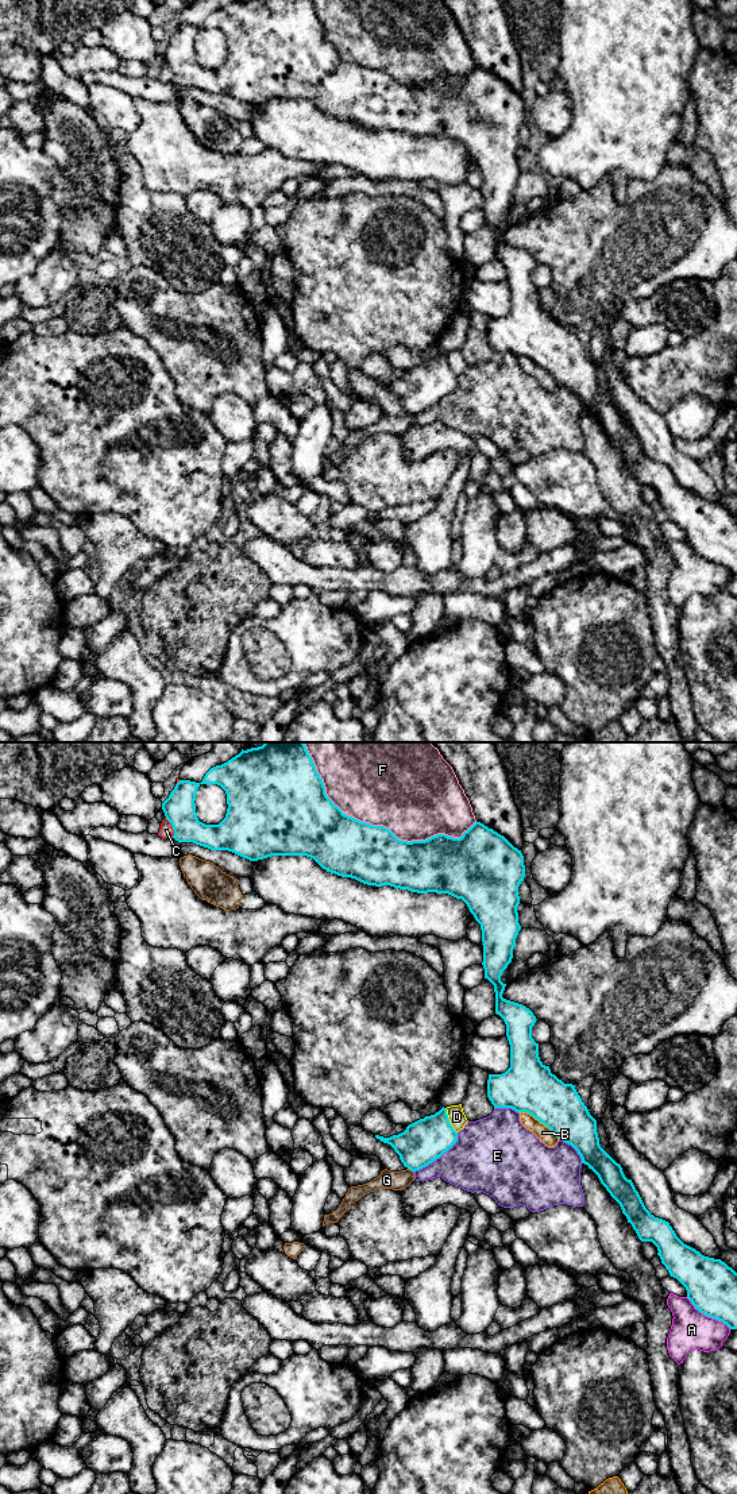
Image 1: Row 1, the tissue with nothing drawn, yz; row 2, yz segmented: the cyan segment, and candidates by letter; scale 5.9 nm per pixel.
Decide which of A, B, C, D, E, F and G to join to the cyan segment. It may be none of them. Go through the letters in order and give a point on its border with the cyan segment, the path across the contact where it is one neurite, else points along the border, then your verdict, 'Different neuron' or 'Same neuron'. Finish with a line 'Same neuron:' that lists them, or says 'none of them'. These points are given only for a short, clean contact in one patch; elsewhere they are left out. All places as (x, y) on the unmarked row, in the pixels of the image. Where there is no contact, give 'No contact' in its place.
A: Touches cyan at yz (709, 560). Different neuron
B: Touches cyan at yz (539, 365). Different neuron
C: Touches cyan at yz (173, 72). Different neuron
D: Touches cyan at yz (448, 365). Different neuron
E: Touches cyan at yz (439, 401). Different neuron
F: Touches cyan at yz (381, 70). Different neuron
G: Touches cyan at yz (411, 413). Different neuron
Same neuron: none of them

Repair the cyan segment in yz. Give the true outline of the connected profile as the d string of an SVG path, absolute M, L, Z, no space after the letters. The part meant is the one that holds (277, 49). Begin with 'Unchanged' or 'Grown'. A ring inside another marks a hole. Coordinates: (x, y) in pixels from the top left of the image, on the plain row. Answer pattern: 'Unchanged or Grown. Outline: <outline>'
Unchanged. Outline: M235 0L221 9L211 12L201 27L180 24L169 42L162 47L166 63L171 67L178 86L193 86L211 94L228 94L250 105L263 104L271 100L306 100L313 103L323 113L342 121L351 121L367 130L390 130L417 138L448 138L462 143L475 165L481 169L483 189L485 223L494 229L495 258L506 269L506 281L510 289L510 312L502 319L489 319L487 341L494 352L512 352L516 356L526 356L547 370L560 385L571 389L599 422L610 440L620 448L628 467L632 468L641 486L652 486L657 491L657 499L668 514L687 534L691 548L707 561L737 574L737 517L721 503L702 499L695 493L684 489L668 466L655 462L644 449L632 424L628 424L620 408L617 408L599 389L597 364L578 339L575 329L564 328L551 317L539 301L539 287L532 282L532 271L536 267L533 256L522 248L502 242L506 228L501 225L502 216L513 202L516 182L521 170L517 151L520 148L518 131L525 121L524 100L503 80L475 66L460 82L445 78L433 80L425 85L401 85L389 73L373 70L346 59L327 40L323 23L316 15L310 0ZM201 28L217 28L227 38L227 58L219 69L205 69L198 65L196 57L196 38Z

